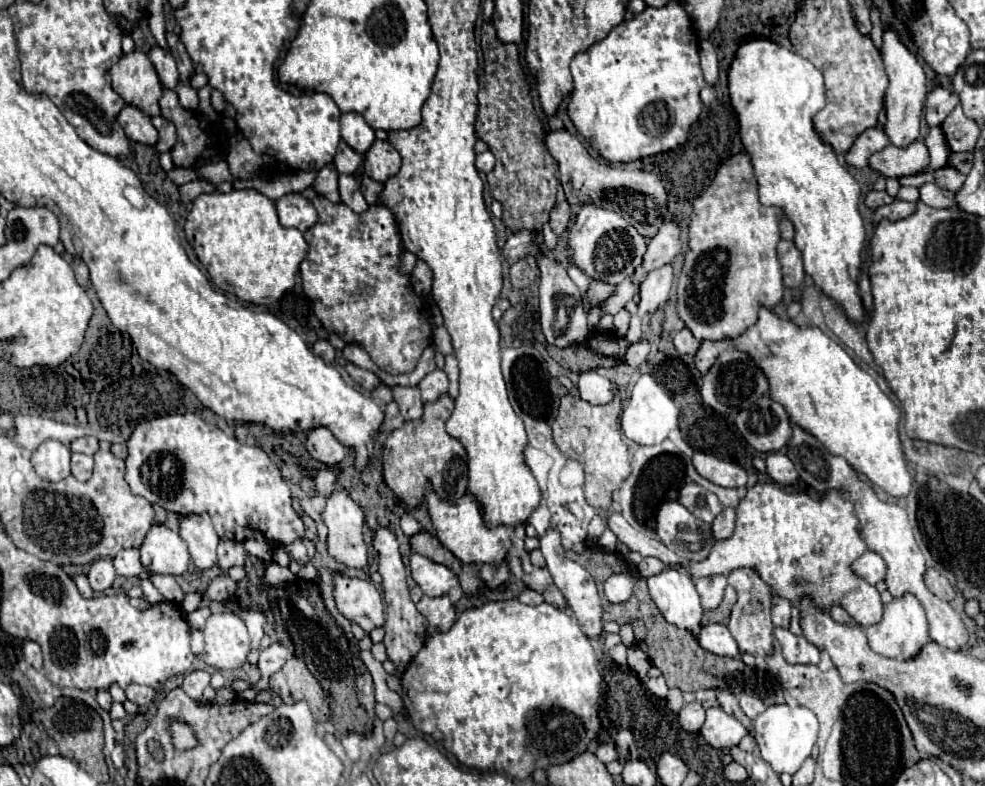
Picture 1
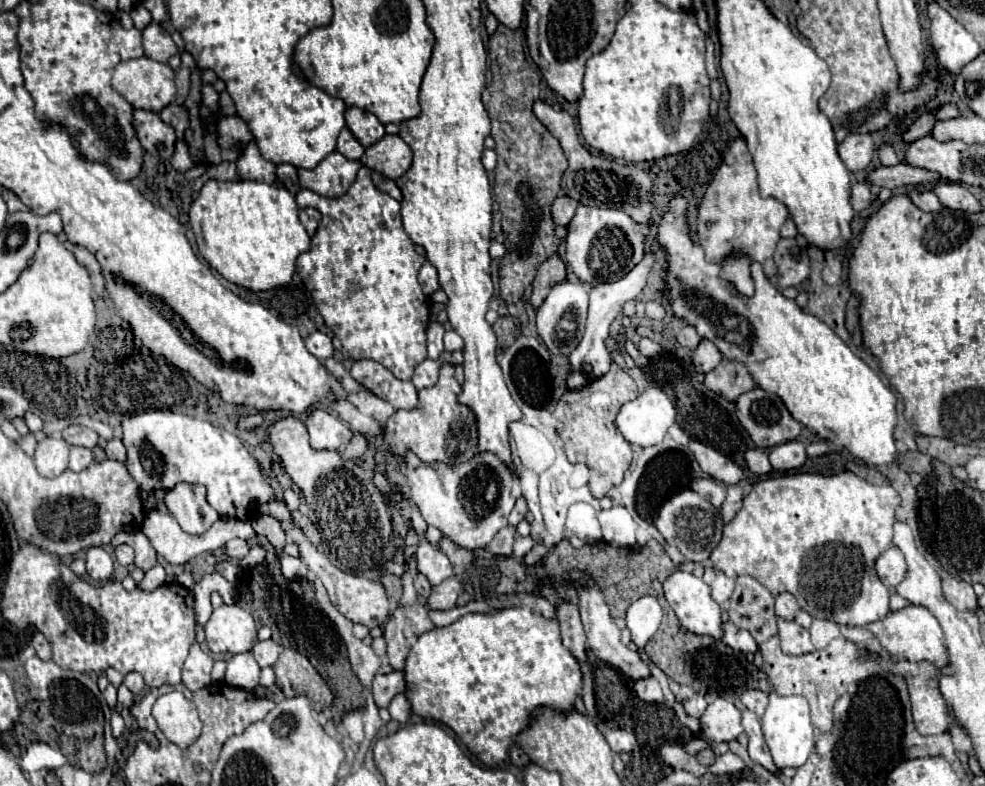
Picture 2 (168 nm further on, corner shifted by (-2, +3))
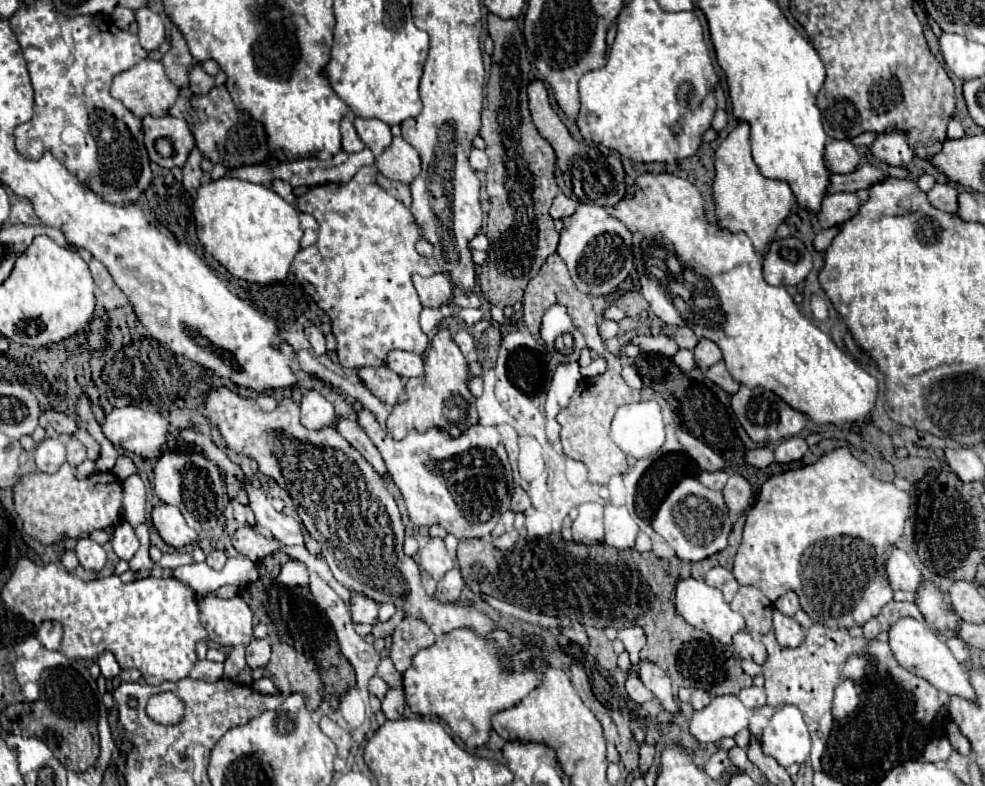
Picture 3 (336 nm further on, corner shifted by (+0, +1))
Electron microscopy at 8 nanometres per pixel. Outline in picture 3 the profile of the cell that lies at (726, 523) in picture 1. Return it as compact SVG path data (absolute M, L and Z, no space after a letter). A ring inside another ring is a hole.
M731 475L723 489L723 497L731 515L739 515L749 505L749 497L751 497L749 481L743 479L741 475Z

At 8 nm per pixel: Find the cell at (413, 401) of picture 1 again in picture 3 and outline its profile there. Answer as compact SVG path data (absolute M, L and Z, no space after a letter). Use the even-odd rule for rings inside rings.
M361 367L359 379L385 405L395 407L395 405L407 401L405 381L389 367Z

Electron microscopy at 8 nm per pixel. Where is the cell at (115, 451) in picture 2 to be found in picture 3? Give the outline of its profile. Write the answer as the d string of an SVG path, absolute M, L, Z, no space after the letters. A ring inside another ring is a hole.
M121 453L119 459L117 459L117 463L115 463L115 467L113 467L113 473L123 481L123 479L127 479L129 475L133 475L135 471L137 471L137 469L135 469L131 457L127 457L125 453Z

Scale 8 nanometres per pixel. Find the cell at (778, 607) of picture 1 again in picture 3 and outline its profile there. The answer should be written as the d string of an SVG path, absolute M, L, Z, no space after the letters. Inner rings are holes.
M789 591L789 593L785 593L785 595L781 595L775 603L775 609L779 609L783 615L787 615L787 617L793 617L801 607L799 607L799 599L797 599L797 595L793 593L793 591Z

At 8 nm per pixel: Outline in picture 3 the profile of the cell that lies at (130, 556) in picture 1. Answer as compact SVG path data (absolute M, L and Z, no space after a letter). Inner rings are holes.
M123 521L123 523L119 523L115 527L111 545L113 545L113 551L117 553L117 557L123 559L123 561L131 561L131 557L137 553L139 541L137 541L137 537L133 533L133 527L127 521Z

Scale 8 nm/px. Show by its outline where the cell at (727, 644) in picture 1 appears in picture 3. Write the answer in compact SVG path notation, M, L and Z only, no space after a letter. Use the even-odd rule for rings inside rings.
M739 631L733 639L733 649L739 657L743 659L753 659L755 663L763 663L767 659L767 651L763 647L761 641L757 641L755 637L751 637L747 631Z

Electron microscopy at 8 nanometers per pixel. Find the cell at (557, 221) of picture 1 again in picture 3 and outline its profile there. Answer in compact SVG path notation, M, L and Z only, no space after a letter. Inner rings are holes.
M557 193L557 197L553 199L553 205L551 205L551 217L553 219L565 219L565 217L575 213L577 205L579 203L575 199L569 199L563 193Z

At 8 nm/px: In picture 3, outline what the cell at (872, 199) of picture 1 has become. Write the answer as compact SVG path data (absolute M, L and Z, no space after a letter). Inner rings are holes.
M847 191L831 193L823 199L823 205L821 205L817 219L819 219L821 227L827 229L827 227L845 223L851 217L855 217L859 207L861 207L861 199L855 193L847 193Z

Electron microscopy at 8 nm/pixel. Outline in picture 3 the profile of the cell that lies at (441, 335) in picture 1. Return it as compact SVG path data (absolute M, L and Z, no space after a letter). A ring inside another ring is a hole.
M463 329L463 331L459 331L455 337L453 337L453 341L457 343L457 347L467 355L473 347L475 347L475 341L473 341L473 337Z

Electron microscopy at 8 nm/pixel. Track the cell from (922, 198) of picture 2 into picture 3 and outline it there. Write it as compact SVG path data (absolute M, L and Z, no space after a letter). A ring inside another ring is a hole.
M943 183L943 185L935 185L929 193L927 193L929 203L939 209L939 211L947 211L947 213L955 213L957 211L957 189L953 189L951 185Z

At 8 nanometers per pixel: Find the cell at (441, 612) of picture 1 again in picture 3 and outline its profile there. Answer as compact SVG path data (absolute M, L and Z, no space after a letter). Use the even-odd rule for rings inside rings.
M451 569L439 583L437 583L437 593L435 597L443 603L455 603L461 595L461 589L463 589L463 579L461 579L461 573L459 569Z

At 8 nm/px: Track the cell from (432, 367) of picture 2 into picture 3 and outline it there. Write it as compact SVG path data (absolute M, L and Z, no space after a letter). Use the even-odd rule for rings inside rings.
M391 351L387 357L387 367L405 379L419 377L423 375L423 357L409 351Z

